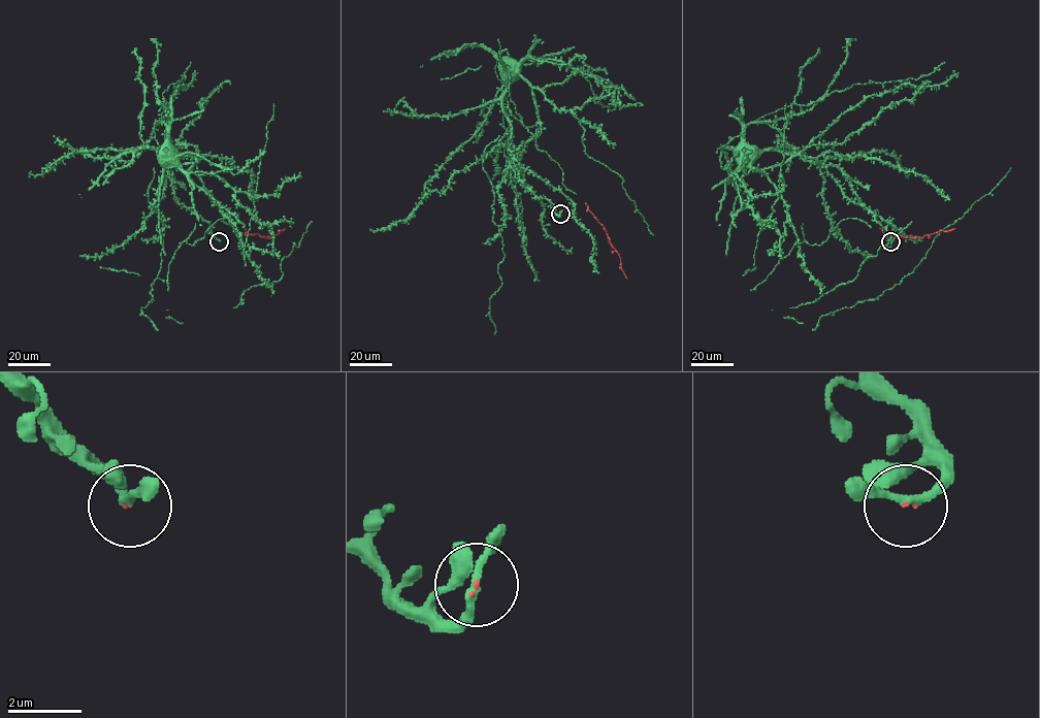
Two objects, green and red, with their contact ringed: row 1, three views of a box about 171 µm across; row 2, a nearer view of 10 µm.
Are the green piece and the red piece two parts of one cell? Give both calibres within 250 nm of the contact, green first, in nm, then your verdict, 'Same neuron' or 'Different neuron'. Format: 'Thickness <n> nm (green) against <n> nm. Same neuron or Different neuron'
Thickness 180 nm (green) against 50 nm. Same neuron

